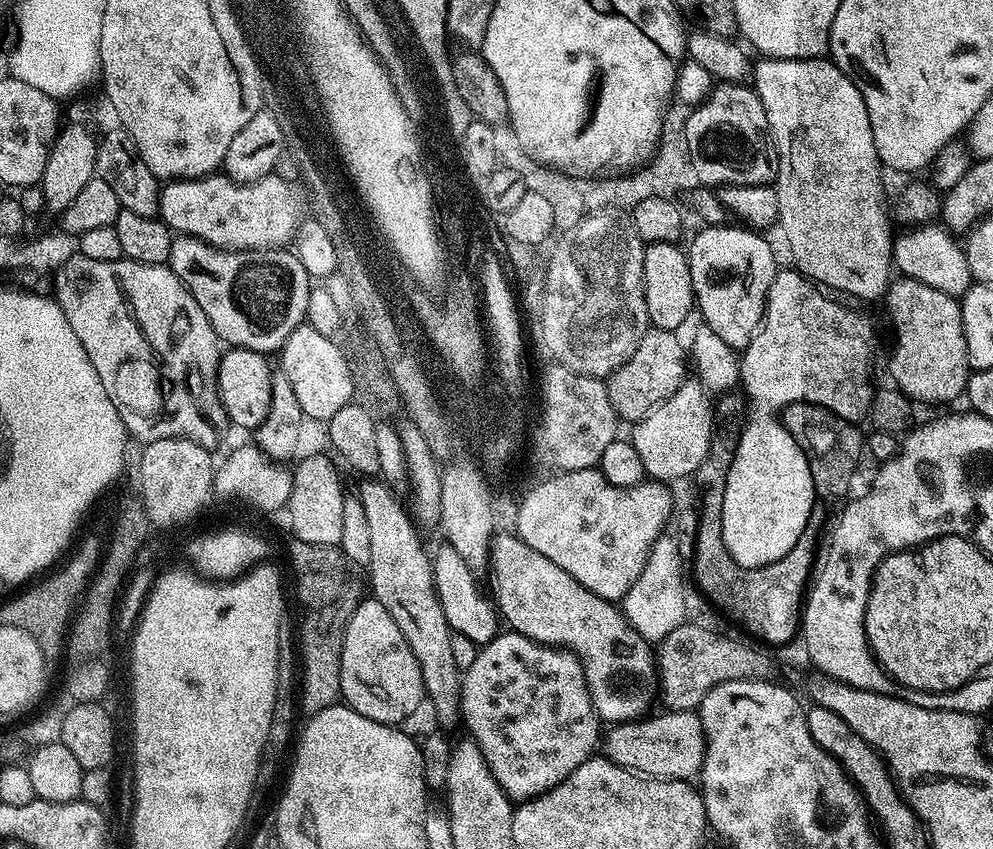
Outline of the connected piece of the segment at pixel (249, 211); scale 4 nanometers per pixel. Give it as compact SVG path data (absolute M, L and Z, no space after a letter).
M223 174L198 180L174 180L160 190L160 215L173 233L196 236L216 248L260 250L287 245L293 239L298 215L288 197L290 186L276 175L252 184L236 184Z

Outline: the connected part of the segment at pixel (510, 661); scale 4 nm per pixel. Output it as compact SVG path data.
M511 630L501 631L477 652L480 653L469 664L466 664L462 672L460 682L460 718L463 727L468 727L467 735L476 744L478 750L482 752L482 758L486 760L486 766L490 766L498 786L502 786L502 790L509 800L523 802L531 800L533 796L540 796L543 792L548 792L554 786L558 786L558 782L566 780L570 774L574 774L574 770L578 770L578 766L582 766L582 762L593 759L594 753L597 751L602 739L602 721L597 716L592 705L592 699L584 681L584 671L580 666L580 660L572 652L562 648L554 648L547 644L539 644L537 640L531 640Z

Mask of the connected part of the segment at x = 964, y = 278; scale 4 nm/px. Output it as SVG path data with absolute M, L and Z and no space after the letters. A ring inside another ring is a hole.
M921 226L905 231L905 236L897 235L892 246L892 259L895 267L900 268L901 277L926 282L942 294L964 296L968 287L974 283L970 274L970 262L966 262L961 241L943 226Z

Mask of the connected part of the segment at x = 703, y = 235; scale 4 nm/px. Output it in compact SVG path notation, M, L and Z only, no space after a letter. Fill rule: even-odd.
M743 226L728 227L701 227L699 229L701 232L693 238L692 245L687 245L686 251L690 278L696 295L695 307L704 315L703 323L710 330L714 330L714 334L718 334L718 338L722 338L726 346L743 350L756 337L756 332L764 323L764 307L768 305L768 291L776 277L778 265L771 246L760 237L763 235L759 231Z

